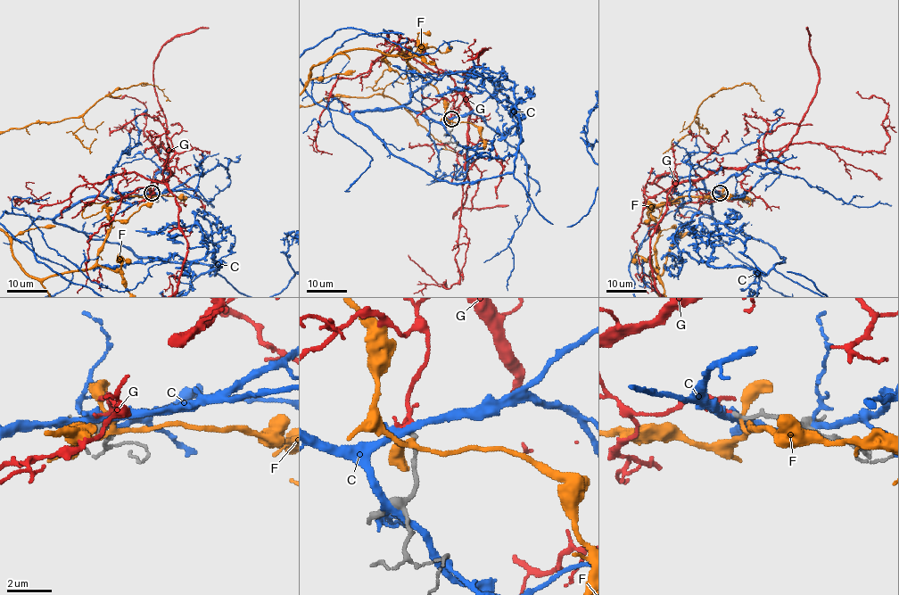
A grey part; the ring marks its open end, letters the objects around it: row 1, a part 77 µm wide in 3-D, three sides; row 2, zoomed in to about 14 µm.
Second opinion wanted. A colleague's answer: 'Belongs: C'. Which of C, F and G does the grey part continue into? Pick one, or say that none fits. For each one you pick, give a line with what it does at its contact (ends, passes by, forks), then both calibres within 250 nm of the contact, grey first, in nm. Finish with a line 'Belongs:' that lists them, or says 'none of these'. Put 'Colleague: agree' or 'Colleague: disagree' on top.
Colleague: disagree
G: It forks there. Thickness 200 nm (grey) against 120 nm
Belongs: G

